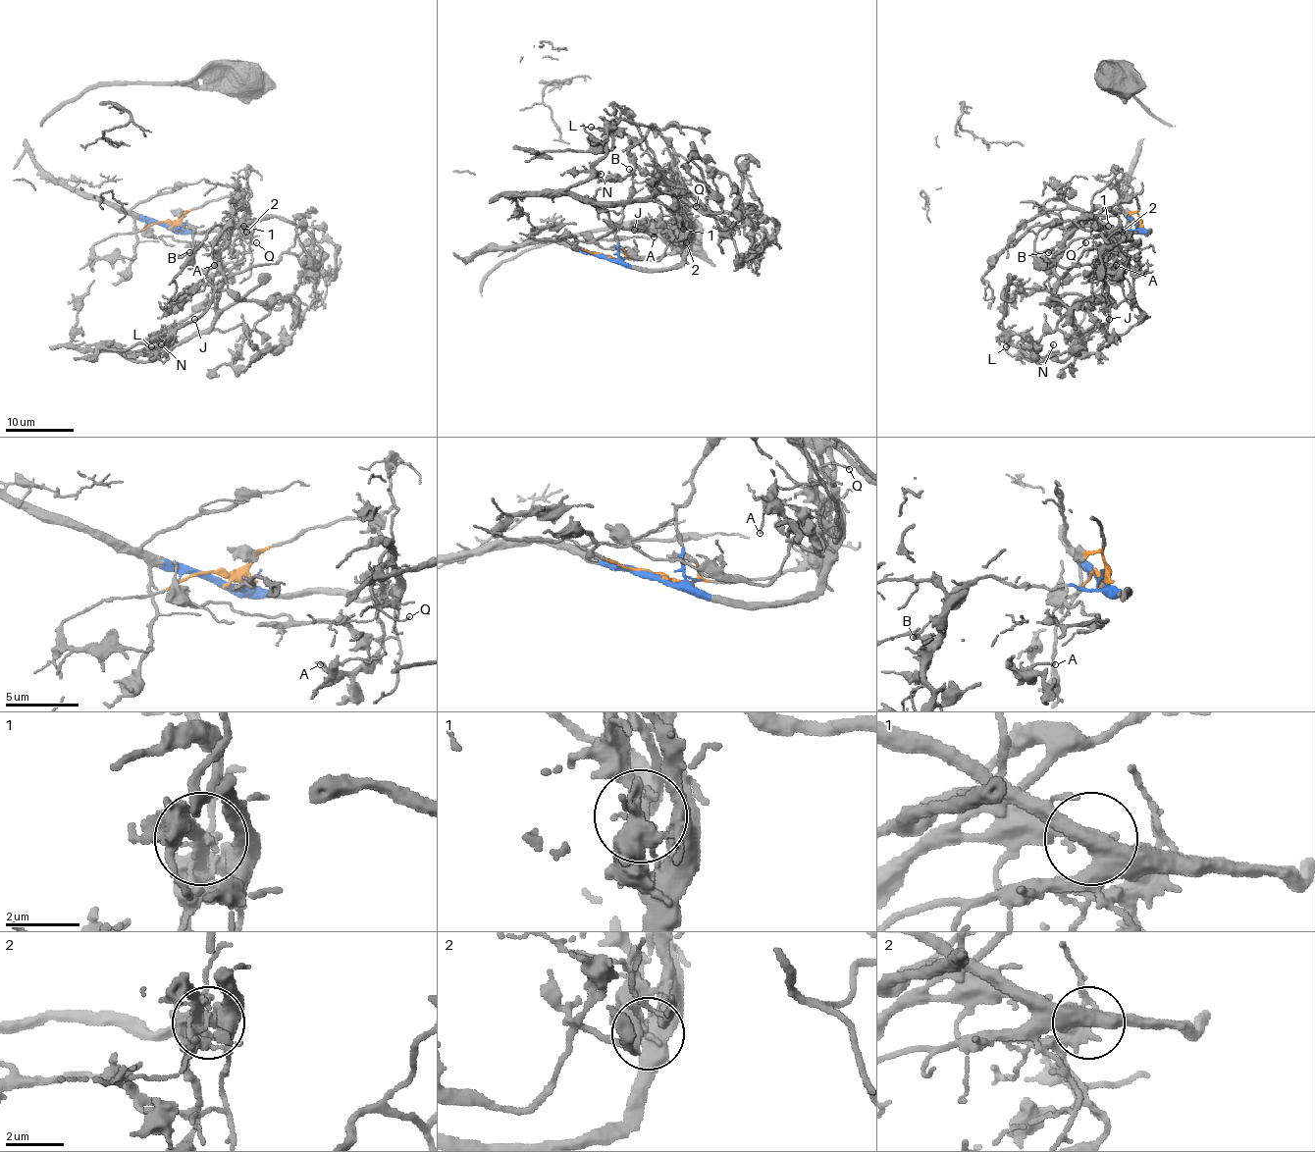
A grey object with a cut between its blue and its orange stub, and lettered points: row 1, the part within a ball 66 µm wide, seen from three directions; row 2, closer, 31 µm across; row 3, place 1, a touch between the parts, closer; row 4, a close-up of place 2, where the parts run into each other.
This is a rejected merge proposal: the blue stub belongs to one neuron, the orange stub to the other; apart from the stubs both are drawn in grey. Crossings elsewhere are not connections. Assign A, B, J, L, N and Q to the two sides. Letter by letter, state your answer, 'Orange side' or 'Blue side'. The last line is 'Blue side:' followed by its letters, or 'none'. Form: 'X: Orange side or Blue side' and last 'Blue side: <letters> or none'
A: Orange side
B: Blue side
J: Orange side
L: Orange side
N: Orange side
Q: Blue side
Blue side: B, Q

